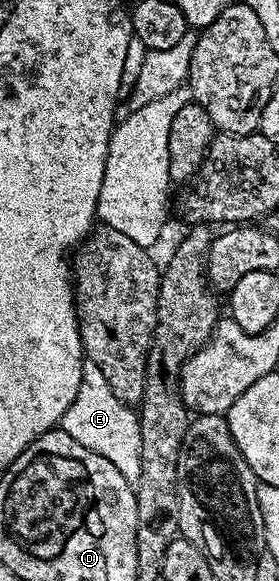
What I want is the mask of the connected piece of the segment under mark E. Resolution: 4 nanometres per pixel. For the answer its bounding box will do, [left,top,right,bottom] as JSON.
[60,360,140,483]

